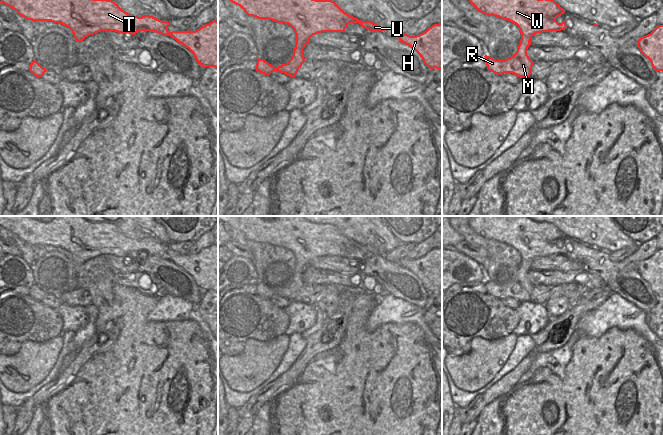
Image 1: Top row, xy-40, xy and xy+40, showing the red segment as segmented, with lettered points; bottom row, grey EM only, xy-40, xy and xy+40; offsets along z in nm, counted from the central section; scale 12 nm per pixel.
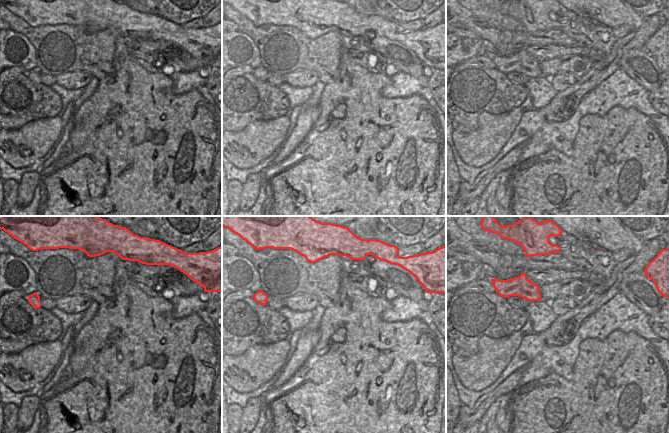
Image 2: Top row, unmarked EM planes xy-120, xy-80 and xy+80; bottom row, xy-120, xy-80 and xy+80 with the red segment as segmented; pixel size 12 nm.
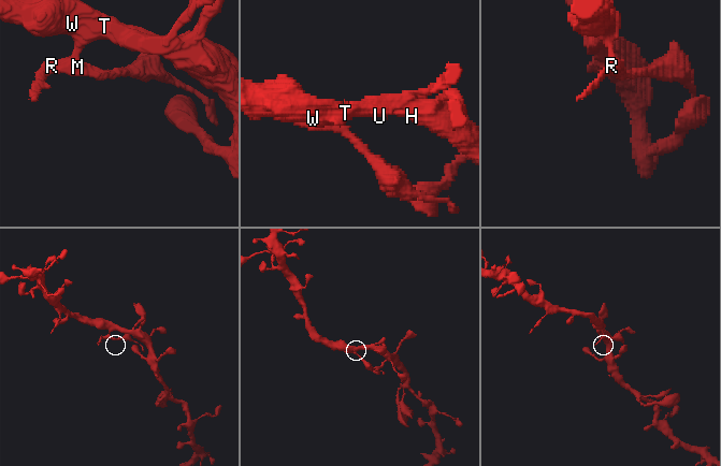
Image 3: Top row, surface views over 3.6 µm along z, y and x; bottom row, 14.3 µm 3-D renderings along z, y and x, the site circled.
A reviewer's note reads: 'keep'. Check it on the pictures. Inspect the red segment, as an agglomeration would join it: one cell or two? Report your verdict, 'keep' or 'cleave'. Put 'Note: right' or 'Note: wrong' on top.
Note: wrong
cleave

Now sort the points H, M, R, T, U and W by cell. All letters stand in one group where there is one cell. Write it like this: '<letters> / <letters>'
H T U W / M R

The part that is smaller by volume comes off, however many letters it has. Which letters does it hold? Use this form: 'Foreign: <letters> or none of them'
Foreign: M, R

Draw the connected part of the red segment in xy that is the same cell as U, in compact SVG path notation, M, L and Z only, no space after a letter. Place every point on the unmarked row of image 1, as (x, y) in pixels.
M218 216L218 221L240 230L248 240L290 249L298 270L302 270L304 265L309 267L310 262L318 257L345 256L349 247L358 247L369 255L386 254L371 245L362 245L345 237L332 224L312 223L303 216Z

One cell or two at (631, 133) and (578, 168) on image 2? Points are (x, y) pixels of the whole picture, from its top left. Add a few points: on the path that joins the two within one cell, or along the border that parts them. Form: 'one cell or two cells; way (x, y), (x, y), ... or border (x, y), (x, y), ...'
one cell; way (618, 146), (599, 147), (591, 155)

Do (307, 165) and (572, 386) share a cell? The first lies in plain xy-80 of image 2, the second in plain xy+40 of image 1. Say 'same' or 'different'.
same

